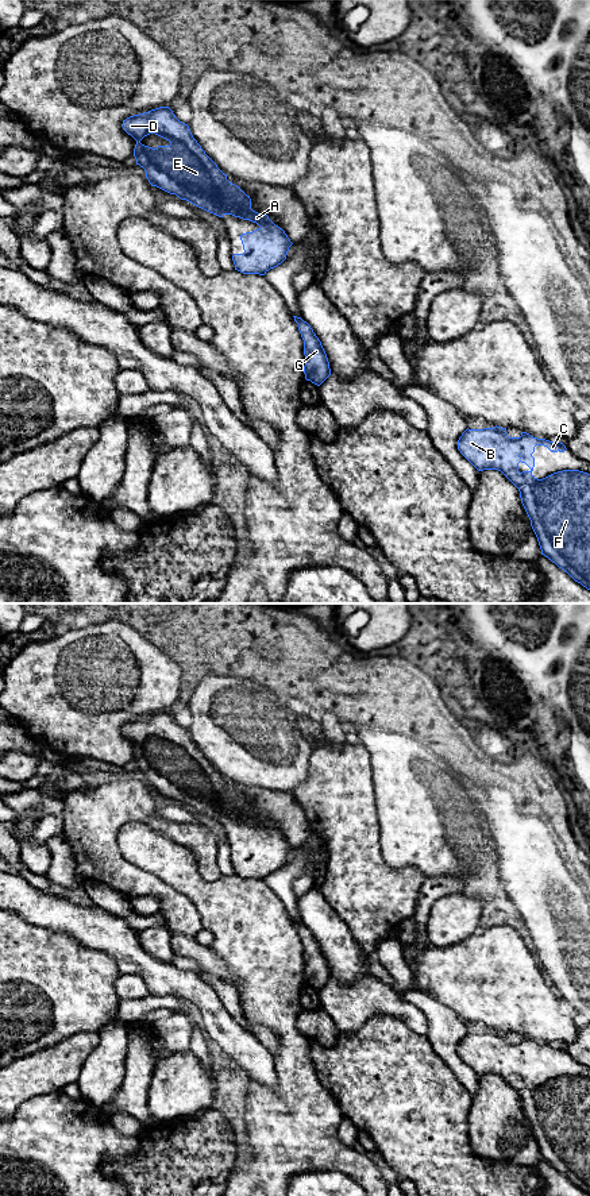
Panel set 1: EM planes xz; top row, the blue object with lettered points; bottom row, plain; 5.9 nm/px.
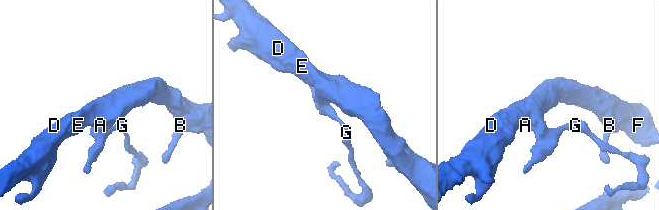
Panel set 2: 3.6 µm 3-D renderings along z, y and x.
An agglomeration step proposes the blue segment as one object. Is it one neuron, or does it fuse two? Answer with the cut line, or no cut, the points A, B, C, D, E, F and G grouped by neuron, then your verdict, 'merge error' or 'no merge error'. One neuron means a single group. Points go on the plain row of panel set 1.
no cut; A B C D E F G; no merge error

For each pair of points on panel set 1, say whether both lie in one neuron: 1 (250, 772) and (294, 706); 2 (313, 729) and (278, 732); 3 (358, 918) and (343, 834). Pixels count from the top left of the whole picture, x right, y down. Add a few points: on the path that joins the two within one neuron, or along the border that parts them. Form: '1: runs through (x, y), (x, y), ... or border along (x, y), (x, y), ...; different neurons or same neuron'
1: border along (281, 703), (296, 717); different neurons
2: border along (296, 717), (296, 728), (315, 744); different neurons
3: runs through (358, 898), (354, 855); same neuron

